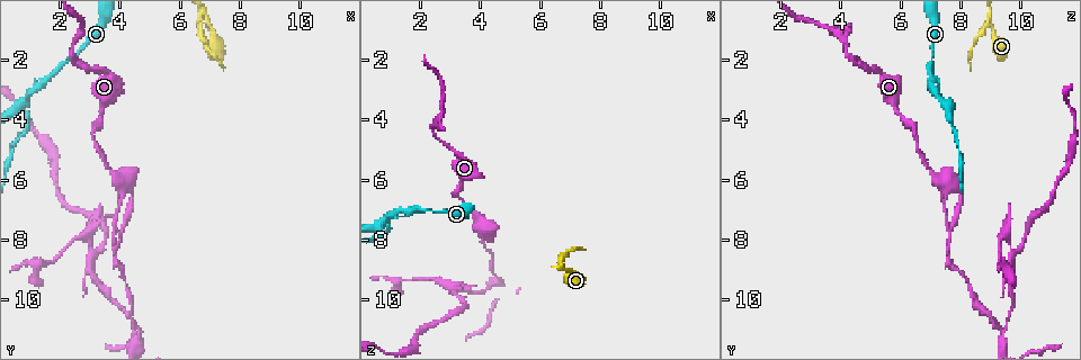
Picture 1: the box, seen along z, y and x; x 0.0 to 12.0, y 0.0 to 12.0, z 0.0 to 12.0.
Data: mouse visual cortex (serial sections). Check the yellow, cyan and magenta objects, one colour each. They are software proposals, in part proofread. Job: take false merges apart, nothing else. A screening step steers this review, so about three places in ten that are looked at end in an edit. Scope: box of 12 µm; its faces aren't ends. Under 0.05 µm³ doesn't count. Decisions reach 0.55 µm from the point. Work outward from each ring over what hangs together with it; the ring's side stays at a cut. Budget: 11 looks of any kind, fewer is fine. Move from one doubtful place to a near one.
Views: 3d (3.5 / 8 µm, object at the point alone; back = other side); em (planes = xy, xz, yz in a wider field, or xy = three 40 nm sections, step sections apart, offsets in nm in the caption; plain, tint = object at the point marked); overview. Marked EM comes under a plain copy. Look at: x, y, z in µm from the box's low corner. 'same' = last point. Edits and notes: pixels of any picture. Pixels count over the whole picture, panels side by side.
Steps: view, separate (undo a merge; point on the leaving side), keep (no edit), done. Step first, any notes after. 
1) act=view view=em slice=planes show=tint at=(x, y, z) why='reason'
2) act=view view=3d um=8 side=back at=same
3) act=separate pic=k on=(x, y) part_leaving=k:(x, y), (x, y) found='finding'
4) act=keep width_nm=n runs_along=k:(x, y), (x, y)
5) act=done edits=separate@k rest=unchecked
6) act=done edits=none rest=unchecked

act=view view=3d um=3.5 side=back at=(0.8, 3.3, 7.4) why='a narrow waist'

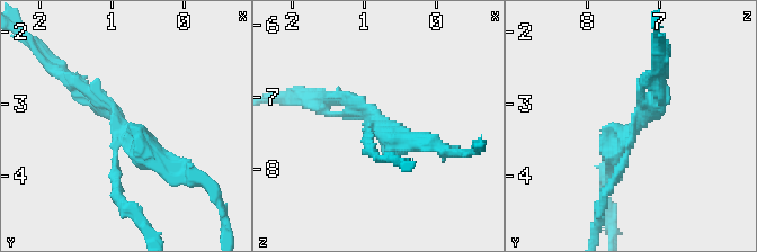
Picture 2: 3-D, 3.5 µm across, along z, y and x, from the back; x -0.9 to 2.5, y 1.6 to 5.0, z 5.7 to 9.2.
act=view view=em slice=xy step=5 show=tint at=(0.85, 3.35, 7.35)

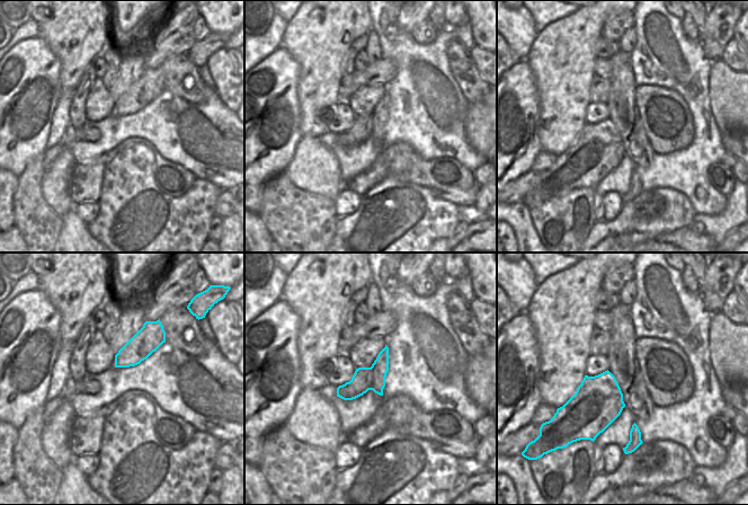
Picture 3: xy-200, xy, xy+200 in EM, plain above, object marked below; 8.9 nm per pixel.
act=separate pic=2 on=(370, 142) arm_widths_nm=150,200,300 part_leaving=2:(372, 124), (368, 150), (399, 162) found='a second cell is stuck on'

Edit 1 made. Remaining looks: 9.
act=view view=overview why='redraw'

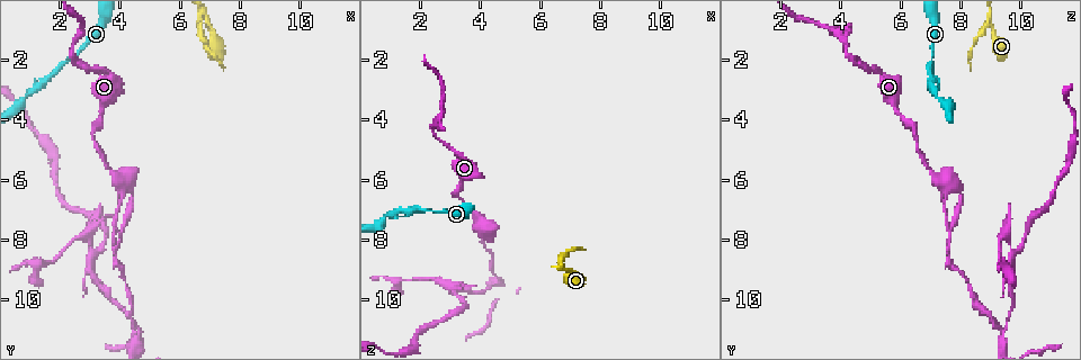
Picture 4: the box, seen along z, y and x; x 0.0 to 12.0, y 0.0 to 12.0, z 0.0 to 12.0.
act=view view=3d um=3.5 at=(4.1, 6.2, 7.5) why='sharp bend'

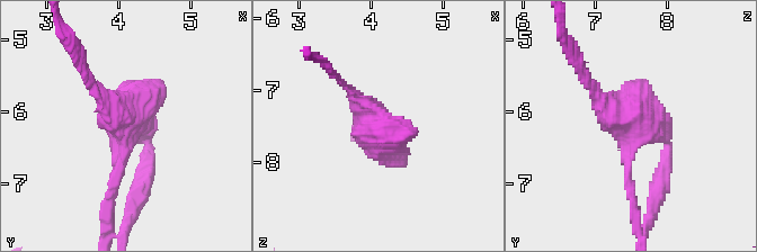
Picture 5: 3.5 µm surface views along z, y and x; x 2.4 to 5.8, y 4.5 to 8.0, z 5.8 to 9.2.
act=view view=em slice=planes show=tint at=(4.05, 6.15, 7.50)

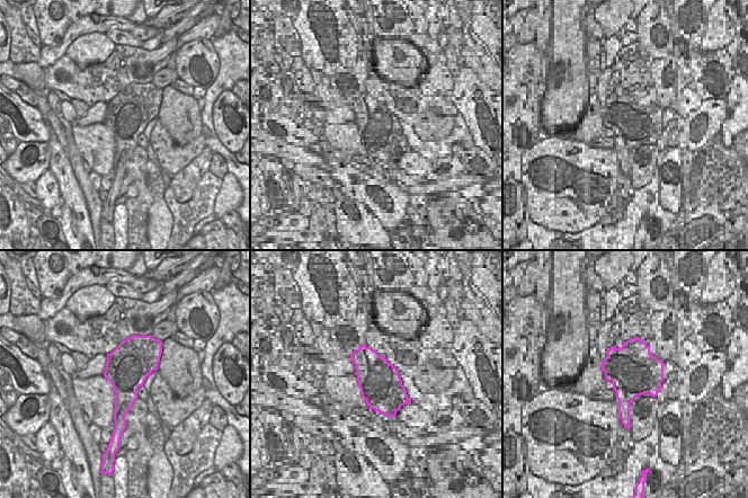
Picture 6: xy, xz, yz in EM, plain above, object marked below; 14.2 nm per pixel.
act=keep runs_along=5:(585, 79), (631, 123), (631, 196) found='one cell here'

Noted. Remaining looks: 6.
act=view view=3d um=3.5 at=(2.4, 1.6, 4.1) why='a narrow waist'

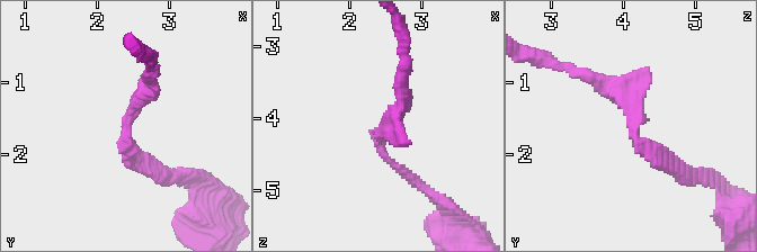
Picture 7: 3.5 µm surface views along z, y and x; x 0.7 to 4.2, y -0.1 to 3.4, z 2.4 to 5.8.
act=view view=em slice=xy step=1 show=tint at=(2.40, 1.65, 4.20)

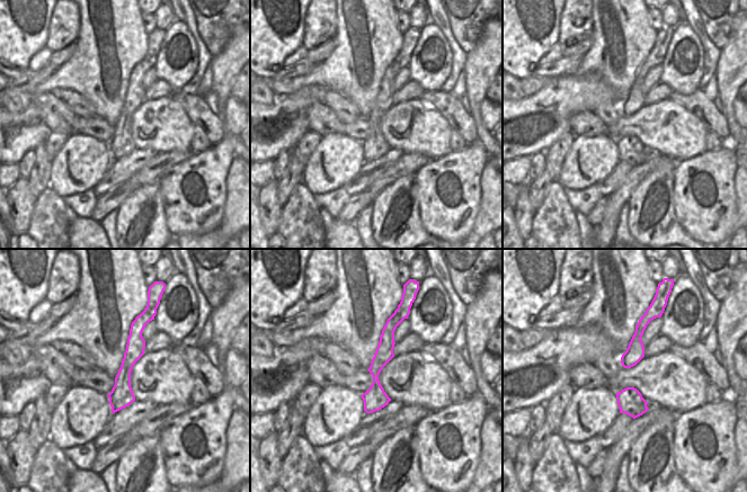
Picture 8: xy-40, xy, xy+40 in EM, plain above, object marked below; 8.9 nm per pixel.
act=keep arm_widths_nm=150,200 runs_along=7:(679, 174), (639, 143), (639, 116), (598, 81) found='all the same cell'

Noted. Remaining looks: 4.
act=view view=3d um=3.5 at=(4.6, 11.0, 9.4) why='three-way junction'

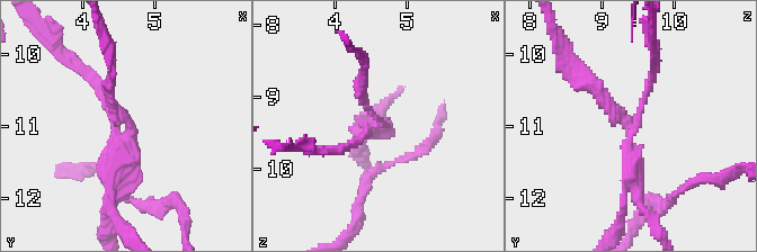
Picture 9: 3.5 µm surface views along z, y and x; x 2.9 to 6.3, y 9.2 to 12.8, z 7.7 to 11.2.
act=view view=em slice=xy step=1 show=tint at=(4.65, 11.10, 9.40) arms=3 arm_widths_nm=150,200,250

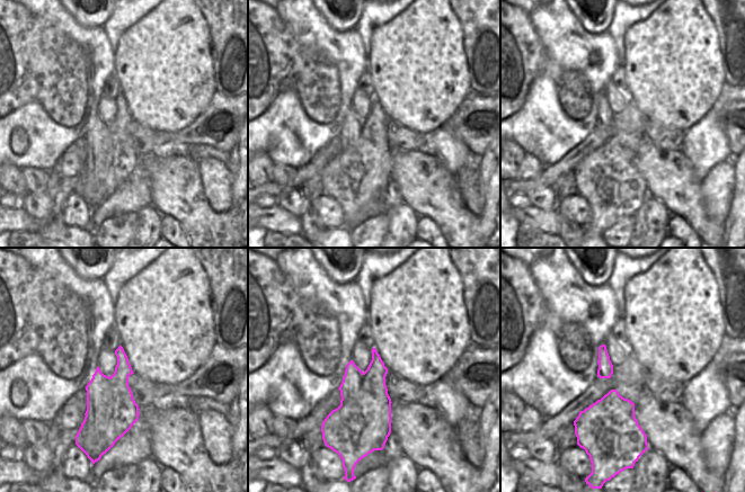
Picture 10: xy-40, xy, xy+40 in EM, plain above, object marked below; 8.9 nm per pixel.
act=separate pic=9 on=(650, 200) part_leaving=9:(632, 131), (655, 71), (655, 47) found='two cells meet here'

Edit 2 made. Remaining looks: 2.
act=done edits=separate@2,separate@9 rest=unchecked

